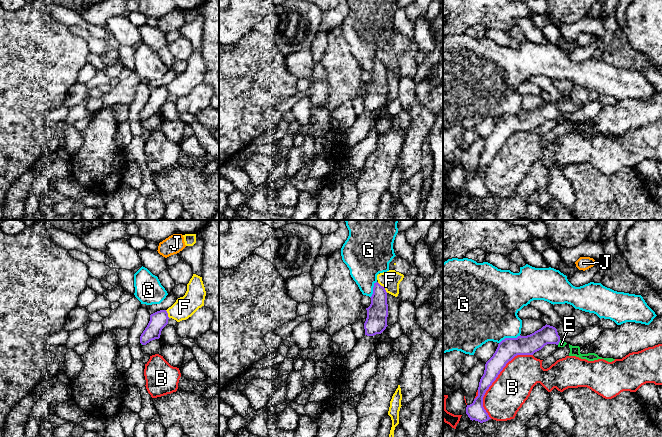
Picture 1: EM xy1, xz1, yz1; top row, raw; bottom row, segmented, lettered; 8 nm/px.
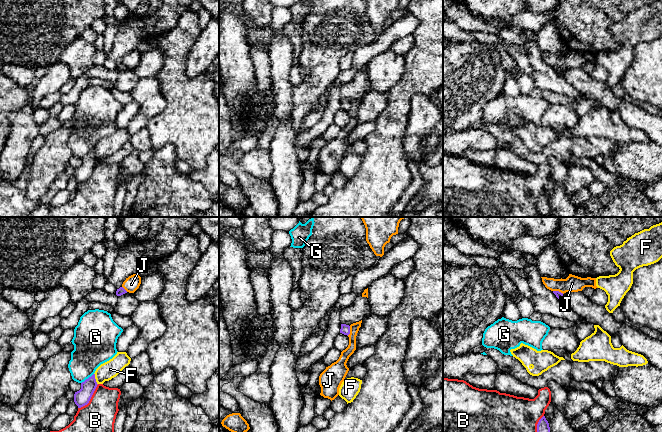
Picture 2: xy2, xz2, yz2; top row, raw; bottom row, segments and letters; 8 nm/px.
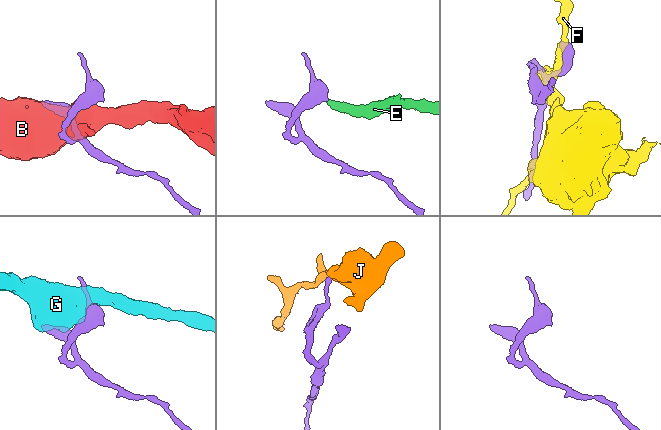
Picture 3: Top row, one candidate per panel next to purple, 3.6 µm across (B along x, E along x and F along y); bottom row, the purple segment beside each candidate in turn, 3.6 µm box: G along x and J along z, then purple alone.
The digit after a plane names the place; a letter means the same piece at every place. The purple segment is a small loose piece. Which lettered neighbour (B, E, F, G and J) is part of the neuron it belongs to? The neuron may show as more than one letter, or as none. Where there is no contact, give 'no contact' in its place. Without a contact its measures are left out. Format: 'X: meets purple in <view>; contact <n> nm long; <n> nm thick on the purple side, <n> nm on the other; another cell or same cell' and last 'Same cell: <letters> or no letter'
B: meets purple in yz1; contact 600 nm long; 170 nm thick on the purple side, 300 nm on the other; another cell
E: meets purple in yz1; contact 50 nm long; 150 nm thick on the purple side, 50 nm on the other; same cell
F: meets purple in xz1; contact 120 nm long; 170 nm thick on the purple side, 160 nm on the other; another cell
G: meets purple in yz1; contact 190 nm long; 170 nm thick on the purple side, 440 nm on the other; another cell
J: meets purple in yz2; contact 90 nm long; 60 nm thick on the purple side, 140 nm on the other; another cell
Same cell: E

